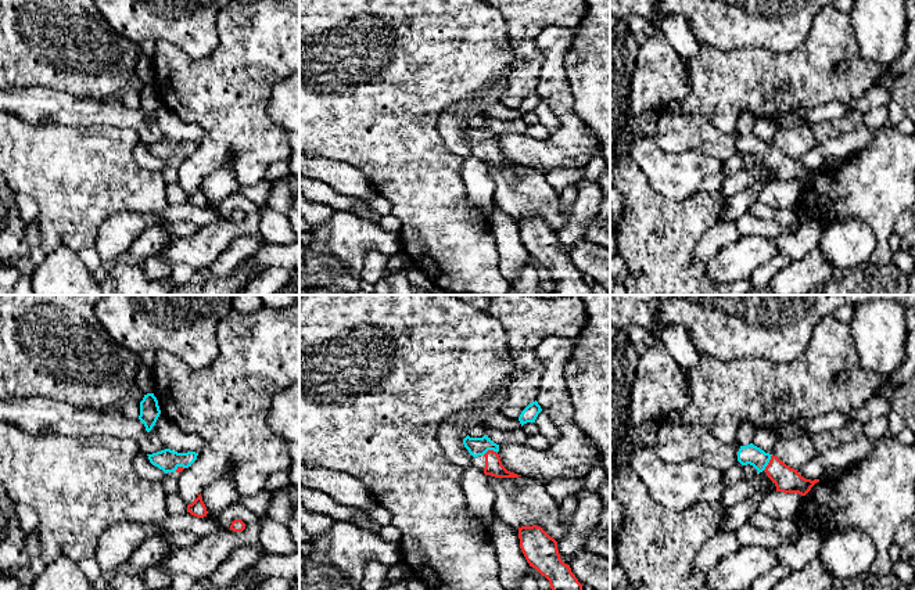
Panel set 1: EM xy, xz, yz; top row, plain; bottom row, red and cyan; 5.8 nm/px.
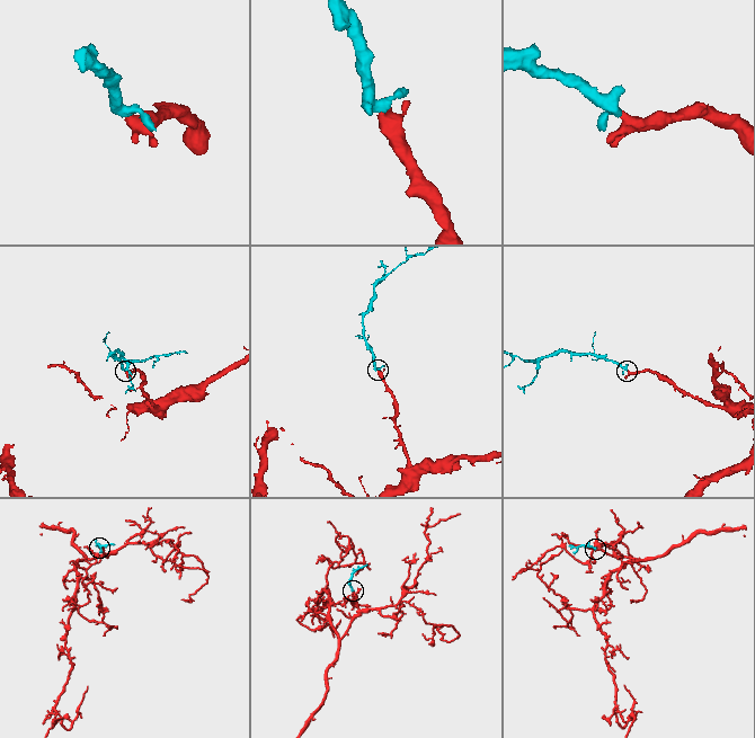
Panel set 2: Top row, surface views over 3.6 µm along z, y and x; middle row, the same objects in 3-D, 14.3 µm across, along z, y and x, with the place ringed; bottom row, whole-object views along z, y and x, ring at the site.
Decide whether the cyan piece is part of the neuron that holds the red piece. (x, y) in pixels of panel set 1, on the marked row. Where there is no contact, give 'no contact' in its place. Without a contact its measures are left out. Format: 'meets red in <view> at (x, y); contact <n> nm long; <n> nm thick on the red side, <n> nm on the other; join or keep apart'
meets red in yz at (768, 463); contact 110 nm long; 150 nm thick on the red side, 120 nm on the other; join

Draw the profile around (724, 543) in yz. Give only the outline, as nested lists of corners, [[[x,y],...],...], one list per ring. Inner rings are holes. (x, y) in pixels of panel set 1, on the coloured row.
[[[721,529],[700,548],[695,560],[695,571],[707,575],[722,558],[735,554],[740,547],[742,544],[733,532]]]

